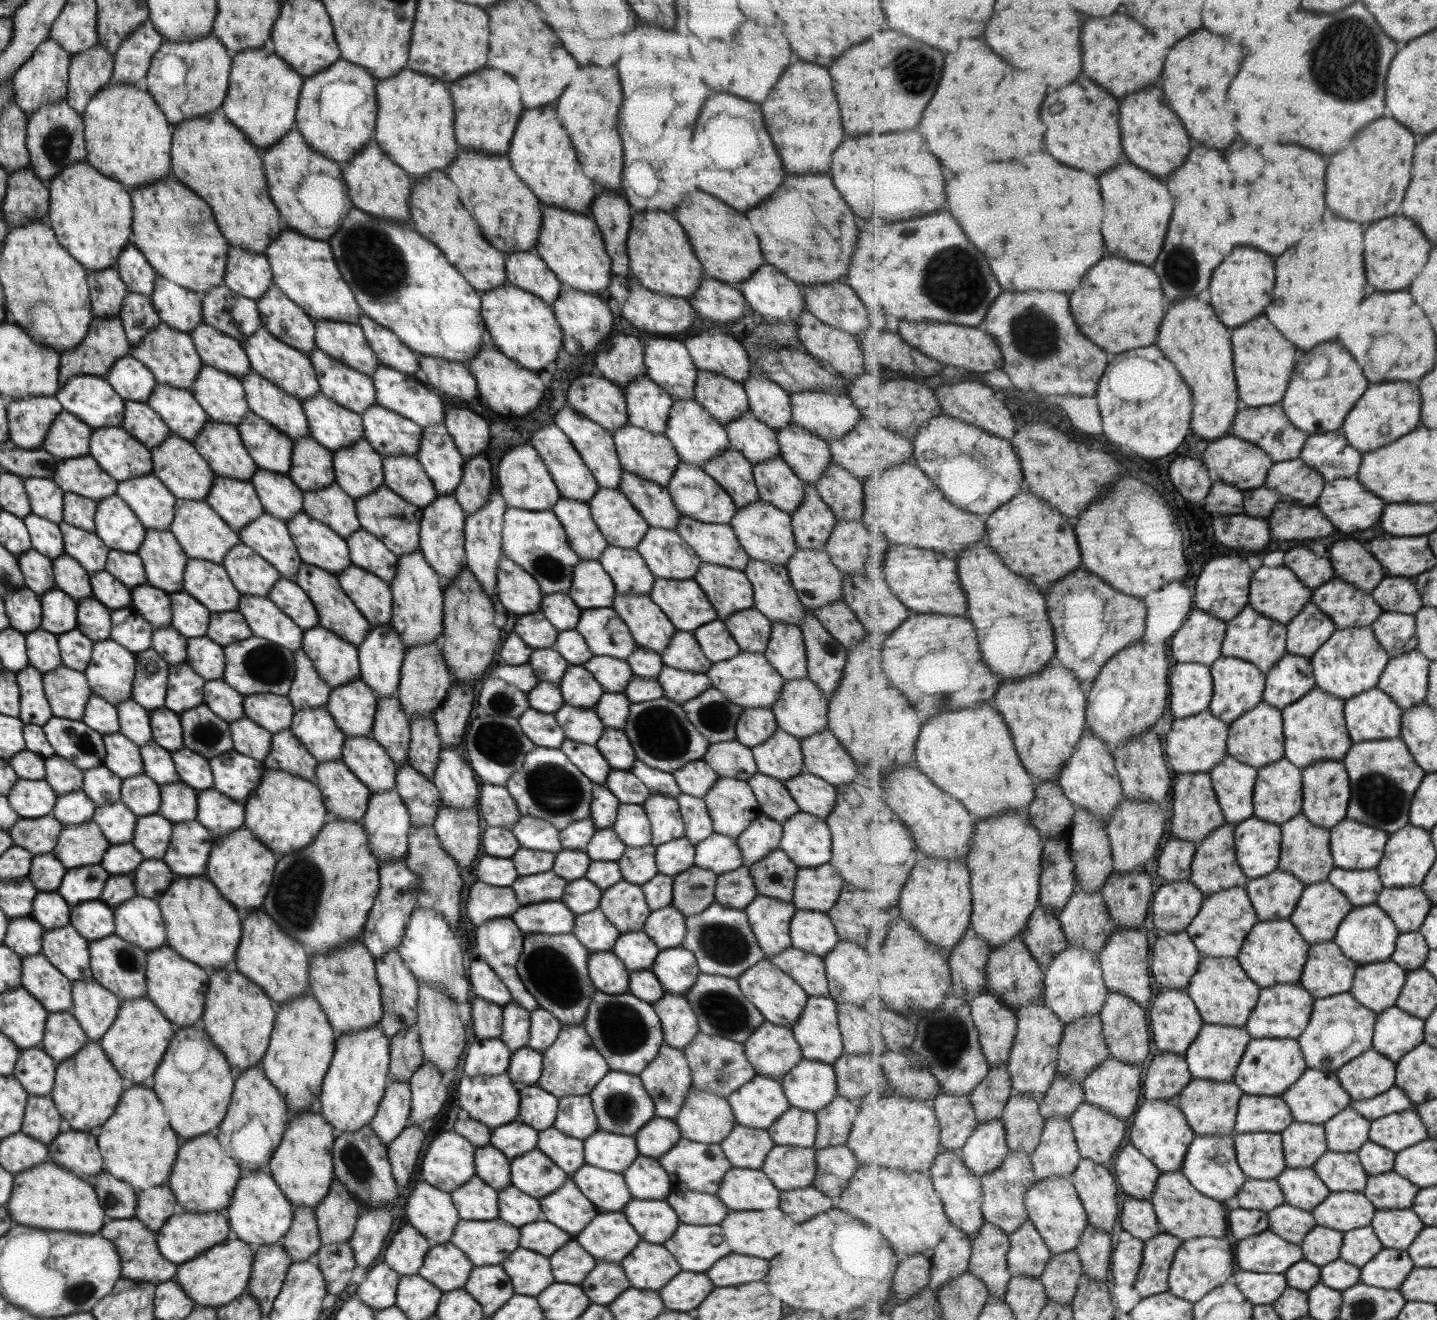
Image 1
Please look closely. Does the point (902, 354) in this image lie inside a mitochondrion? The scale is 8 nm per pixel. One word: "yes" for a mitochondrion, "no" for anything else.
no

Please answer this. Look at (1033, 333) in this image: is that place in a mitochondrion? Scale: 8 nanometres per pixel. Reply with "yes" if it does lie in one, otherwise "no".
yes

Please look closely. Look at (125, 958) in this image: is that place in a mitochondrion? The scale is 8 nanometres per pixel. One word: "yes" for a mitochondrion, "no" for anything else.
yes

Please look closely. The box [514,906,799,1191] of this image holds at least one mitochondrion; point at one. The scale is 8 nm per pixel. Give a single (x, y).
(551, 971)

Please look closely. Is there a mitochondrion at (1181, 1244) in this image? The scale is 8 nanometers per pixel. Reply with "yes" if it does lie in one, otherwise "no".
no

